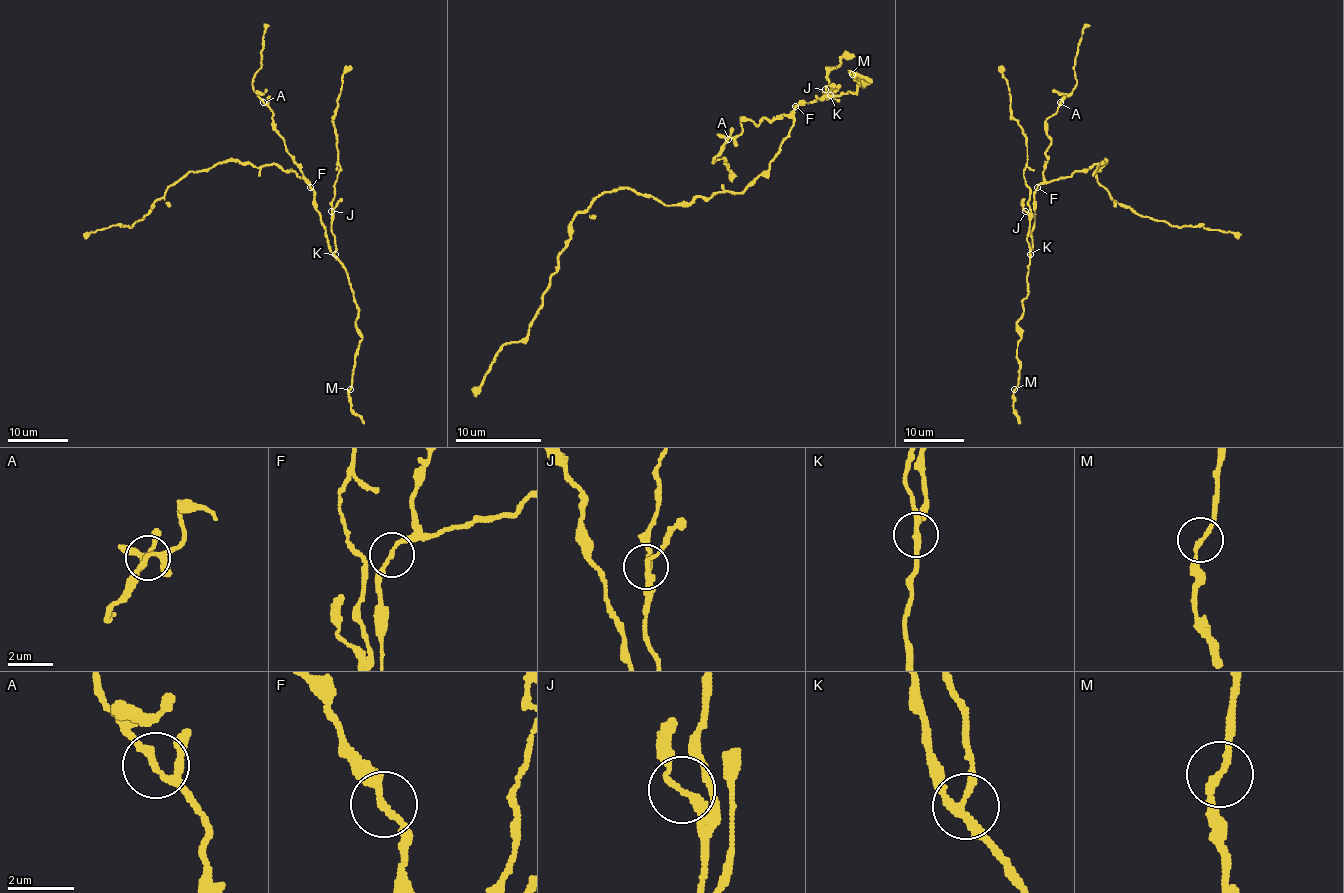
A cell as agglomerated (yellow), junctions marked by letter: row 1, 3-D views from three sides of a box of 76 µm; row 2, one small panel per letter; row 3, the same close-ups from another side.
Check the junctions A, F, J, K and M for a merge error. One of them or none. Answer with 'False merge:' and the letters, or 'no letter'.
False merge: no letter

